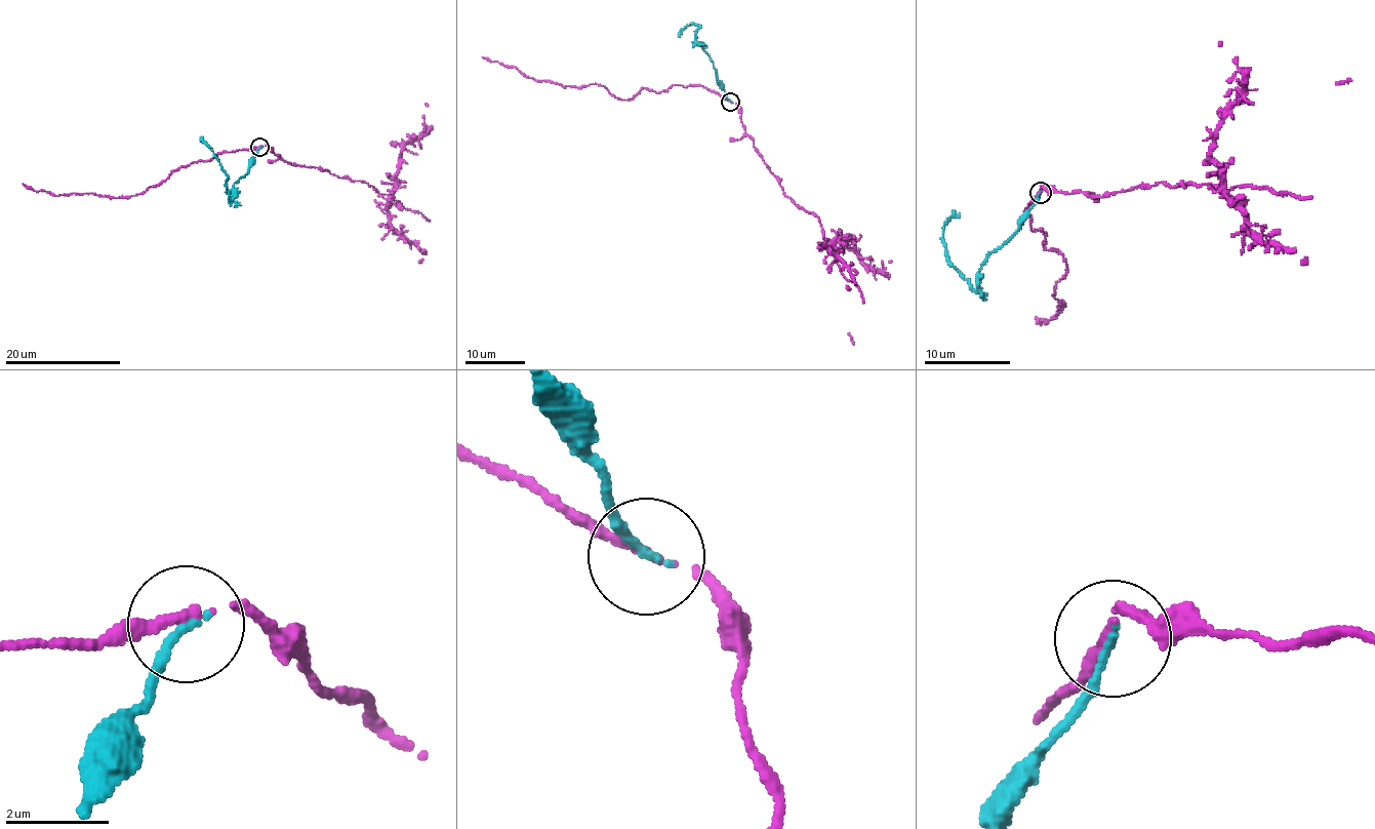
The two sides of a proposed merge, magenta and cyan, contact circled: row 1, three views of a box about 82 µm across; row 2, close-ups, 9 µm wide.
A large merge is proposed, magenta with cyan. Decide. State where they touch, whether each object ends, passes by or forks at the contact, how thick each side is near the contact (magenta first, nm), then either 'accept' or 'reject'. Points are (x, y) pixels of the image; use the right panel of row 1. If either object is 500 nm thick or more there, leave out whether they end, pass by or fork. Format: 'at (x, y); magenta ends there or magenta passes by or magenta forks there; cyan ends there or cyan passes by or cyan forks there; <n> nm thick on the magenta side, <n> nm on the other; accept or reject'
at (1041, 192); magenta passes by; cyan ends there; 160 nm thick on the magenta side, 160 nm on the other; reject

